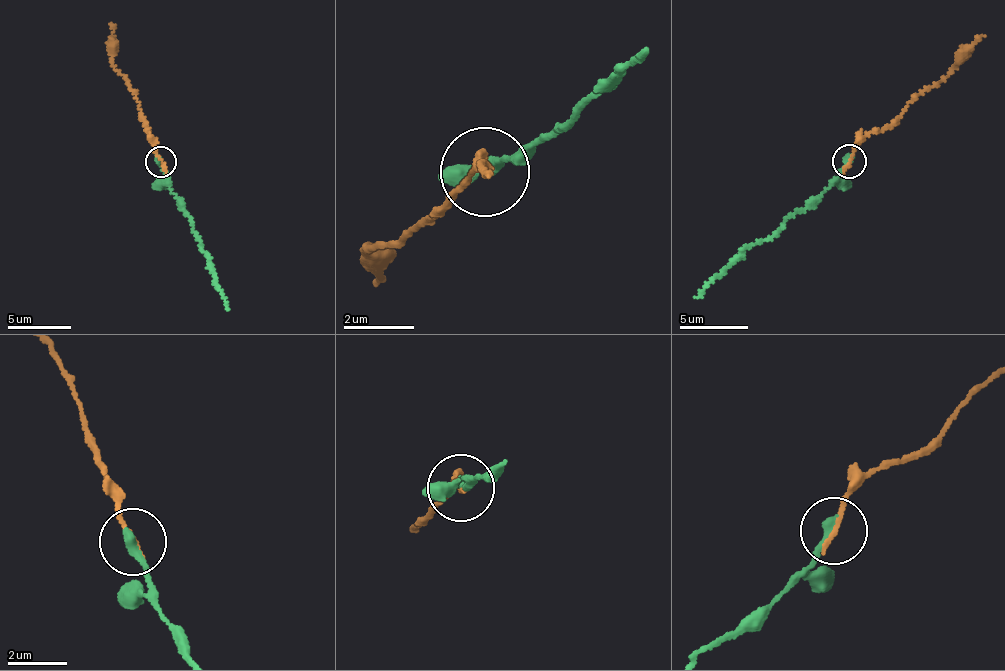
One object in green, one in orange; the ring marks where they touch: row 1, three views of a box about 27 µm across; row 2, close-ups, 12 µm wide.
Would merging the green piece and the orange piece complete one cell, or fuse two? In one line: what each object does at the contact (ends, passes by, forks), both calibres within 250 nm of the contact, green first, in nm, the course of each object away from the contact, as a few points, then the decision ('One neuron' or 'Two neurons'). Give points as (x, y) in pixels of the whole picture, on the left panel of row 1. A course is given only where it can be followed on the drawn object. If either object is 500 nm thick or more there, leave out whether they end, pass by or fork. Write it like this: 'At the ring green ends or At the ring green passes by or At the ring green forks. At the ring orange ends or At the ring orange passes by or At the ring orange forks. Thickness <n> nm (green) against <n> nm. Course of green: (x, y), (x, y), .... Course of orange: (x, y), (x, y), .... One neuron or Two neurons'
At the ring green ends. At the ring orange ends. Thickness 340 nm (green) against 200 nm. Course of green: (162, 162), (207, 252), (227, 310). Course of orange: (162, 162), (123, 75), (115, 70), (117, 44), (111, 23). One neuron

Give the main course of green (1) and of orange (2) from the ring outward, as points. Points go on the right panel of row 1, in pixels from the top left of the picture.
1: (850, 163), (837, 181), (753, 245), (694, 297)
2: (850, 163), (855, 147), (938, 82), (961, 54), (985, 36)

